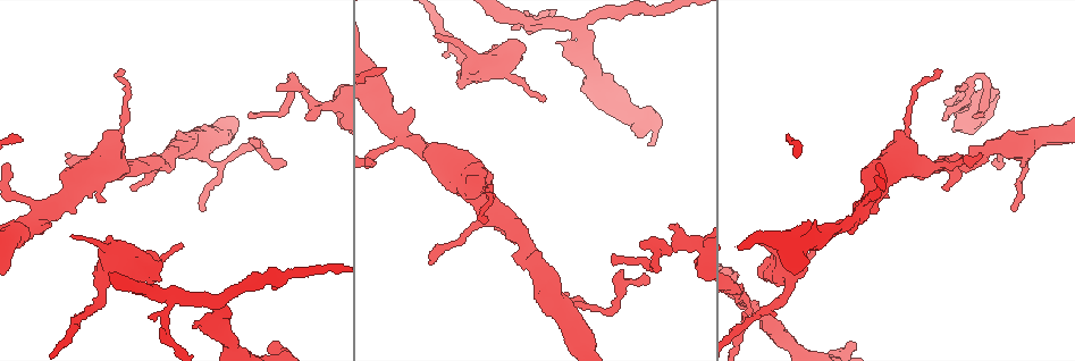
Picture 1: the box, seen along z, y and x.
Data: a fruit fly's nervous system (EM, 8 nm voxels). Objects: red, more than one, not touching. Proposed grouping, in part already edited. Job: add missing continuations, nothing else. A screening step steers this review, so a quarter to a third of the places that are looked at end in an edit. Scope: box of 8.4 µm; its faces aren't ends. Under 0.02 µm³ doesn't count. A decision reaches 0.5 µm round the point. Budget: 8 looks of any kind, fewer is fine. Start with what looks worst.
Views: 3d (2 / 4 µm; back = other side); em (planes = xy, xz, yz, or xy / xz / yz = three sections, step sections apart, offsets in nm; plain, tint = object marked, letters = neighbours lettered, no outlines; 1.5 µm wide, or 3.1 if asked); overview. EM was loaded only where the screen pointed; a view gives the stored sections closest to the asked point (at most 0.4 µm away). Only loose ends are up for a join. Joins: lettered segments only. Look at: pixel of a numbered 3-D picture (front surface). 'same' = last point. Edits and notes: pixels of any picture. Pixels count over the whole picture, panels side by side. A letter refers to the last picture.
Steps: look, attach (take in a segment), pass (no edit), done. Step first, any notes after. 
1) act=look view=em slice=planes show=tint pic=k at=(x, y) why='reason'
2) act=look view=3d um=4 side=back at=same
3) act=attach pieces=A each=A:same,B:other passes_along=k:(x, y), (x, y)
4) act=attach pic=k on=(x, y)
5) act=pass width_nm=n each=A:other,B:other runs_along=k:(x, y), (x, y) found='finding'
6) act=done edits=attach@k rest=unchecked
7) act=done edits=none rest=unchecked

act=look view=3d um=4 pic=1 at=(160, 265) why='thick end'

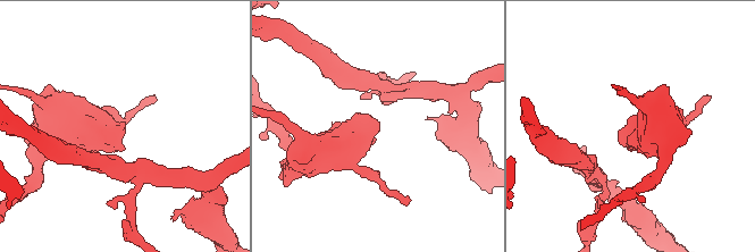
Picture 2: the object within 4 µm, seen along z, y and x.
act=look view=em um=3.1 slice=planes show=letters pic=2 at=(378, 123) why='shape alone is not enough'

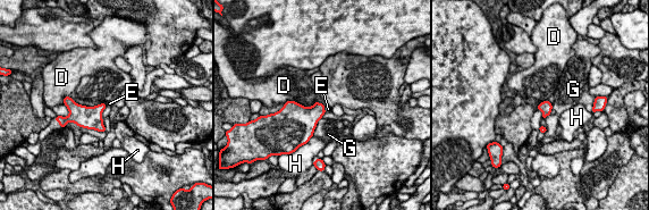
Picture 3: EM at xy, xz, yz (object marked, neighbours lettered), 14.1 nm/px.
act=pass each=D:other,E:other,G:other,H:other border=3:(284, 102), (323, 104) found='none of them fits'

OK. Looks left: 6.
act=look view=3d um=2 pic=1 at=(122, 71) why='tapers out'

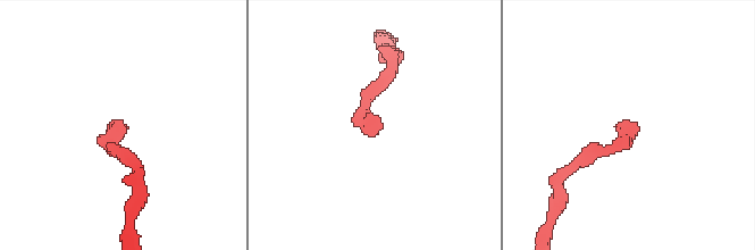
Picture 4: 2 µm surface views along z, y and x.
act=look view=em slice=xz step=8 show=plain pic=4 at=(627, 131)

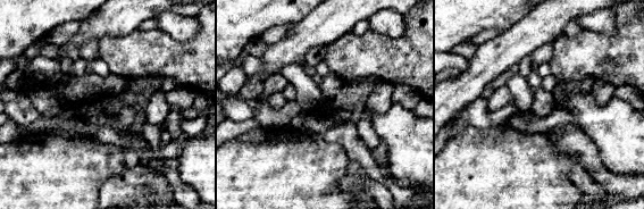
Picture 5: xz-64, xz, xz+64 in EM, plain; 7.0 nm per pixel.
act=look view=em slice=xz step=8 show=letters at=same

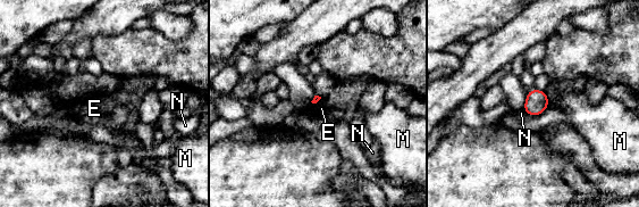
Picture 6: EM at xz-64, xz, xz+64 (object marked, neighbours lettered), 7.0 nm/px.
act=pass longest_contact=N:60nm each=E:other,M:other,N:other found='no lettered segment goes on from it'

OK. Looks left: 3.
act=look view=em slice=xy step=4 show=letters pic=1 at=(944, 190) why='free end'

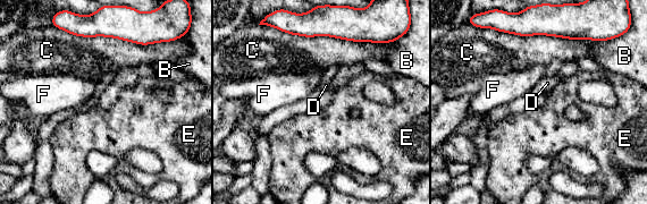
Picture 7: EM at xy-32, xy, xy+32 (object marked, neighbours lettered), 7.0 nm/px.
act=look view=em slice=planes show=letters at=same

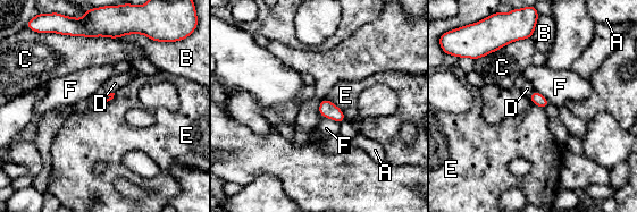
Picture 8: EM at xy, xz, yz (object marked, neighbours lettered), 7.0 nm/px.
act=pass each=A:other,B:other,C:other,D:other,E:other,F:other border=8:(325, 99), (333, 102), (345, 117) found='none of them fits'

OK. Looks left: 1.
act=done edits=none rest=unchecked

